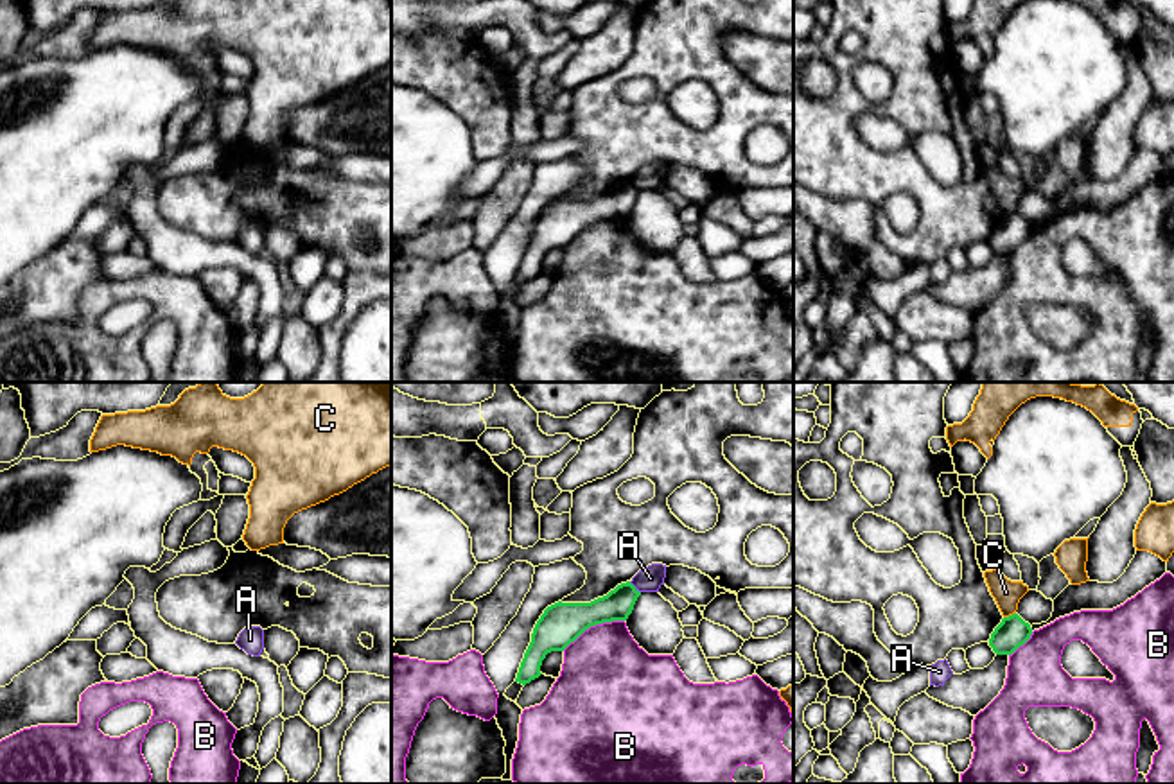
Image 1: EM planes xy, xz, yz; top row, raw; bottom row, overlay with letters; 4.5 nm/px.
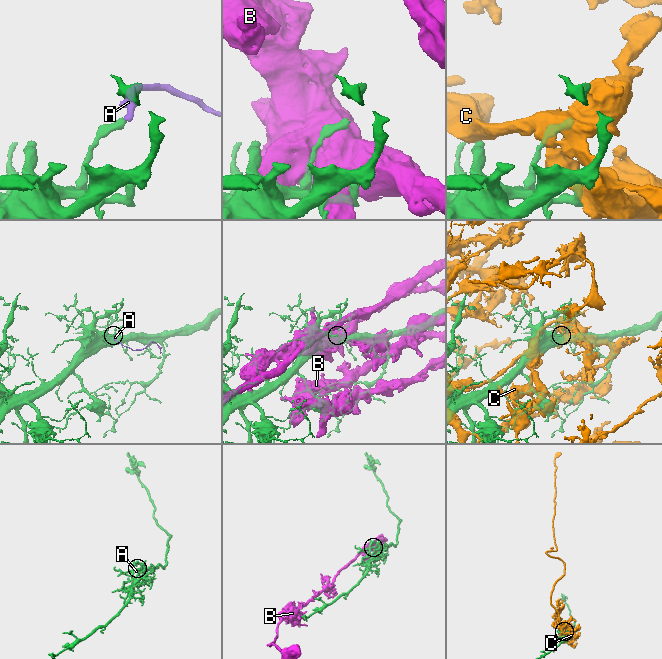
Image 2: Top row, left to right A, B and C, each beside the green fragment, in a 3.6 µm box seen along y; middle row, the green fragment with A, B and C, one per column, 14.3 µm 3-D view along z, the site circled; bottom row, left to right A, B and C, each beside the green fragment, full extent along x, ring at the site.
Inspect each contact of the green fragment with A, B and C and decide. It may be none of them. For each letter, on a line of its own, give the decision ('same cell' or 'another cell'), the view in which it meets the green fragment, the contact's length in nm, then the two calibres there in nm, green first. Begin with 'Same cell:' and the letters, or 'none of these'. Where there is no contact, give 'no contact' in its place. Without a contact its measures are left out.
Same cell: none of these
A: another cell; meets green in xz; contact 80 nm long; 140 nm thick on the green side, 110 nm on the other
B: another cell; meets green in xz; contact 320 nm long; 190 nm thick on the green side, 400 nm on the other
C: another cell; meets green in yz; contact 60 nm long; 140 nm thick on the green side, 120 nm on the other

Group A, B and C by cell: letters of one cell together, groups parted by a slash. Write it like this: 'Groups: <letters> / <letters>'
Groups: A / B / C

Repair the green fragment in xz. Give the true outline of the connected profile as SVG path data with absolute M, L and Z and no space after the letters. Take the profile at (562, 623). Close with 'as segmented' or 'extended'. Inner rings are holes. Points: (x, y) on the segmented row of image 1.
M626 581L591 603L558 601L548 606L533 628L515 682L526 685L539 678L546 655L564 651L591 626L626 621L639 596L641 592Z; as segmented

